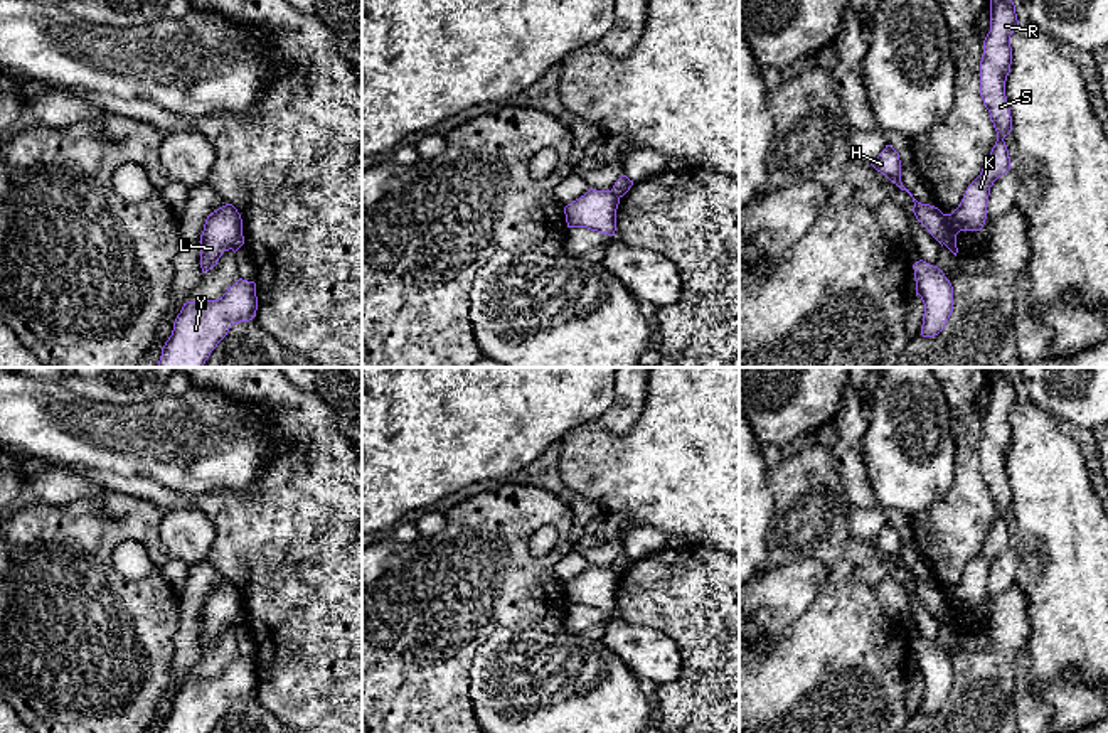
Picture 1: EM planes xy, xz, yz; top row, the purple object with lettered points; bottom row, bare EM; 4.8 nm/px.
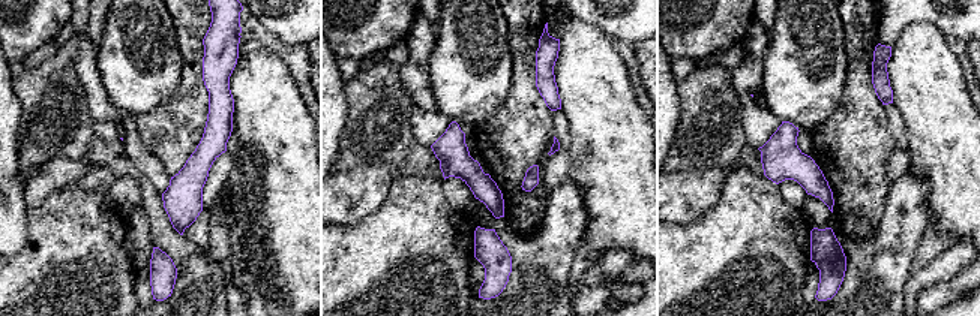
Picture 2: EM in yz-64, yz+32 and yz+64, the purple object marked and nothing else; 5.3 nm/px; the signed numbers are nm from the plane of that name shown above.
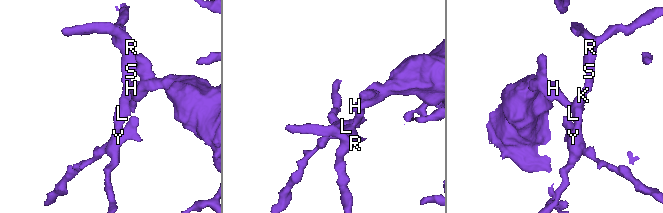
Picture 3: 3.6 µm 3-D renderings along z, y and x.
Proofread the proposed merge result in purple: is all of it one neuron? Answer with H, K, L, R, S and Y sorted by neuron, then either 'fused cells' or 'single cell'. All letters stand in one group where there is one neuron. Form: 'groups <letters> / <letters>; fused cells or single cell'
groups H / K L R S Y; fused cells

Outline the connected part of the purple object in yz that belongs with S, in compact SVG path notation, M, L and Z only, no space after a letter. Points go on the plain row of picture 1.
M997 367L990 374L990 409L983 418L980 438L980 474L990 490L997 519L980 549L968 563L960 583L945 591L945 623L956 634L956 612L980 608L987 597L987 581L993 559L1010 548L1009 527L1004 516L1012 509L1012 494L1005 474L1005 458L1012 441L1010 413L1019 404L1015 383Z

